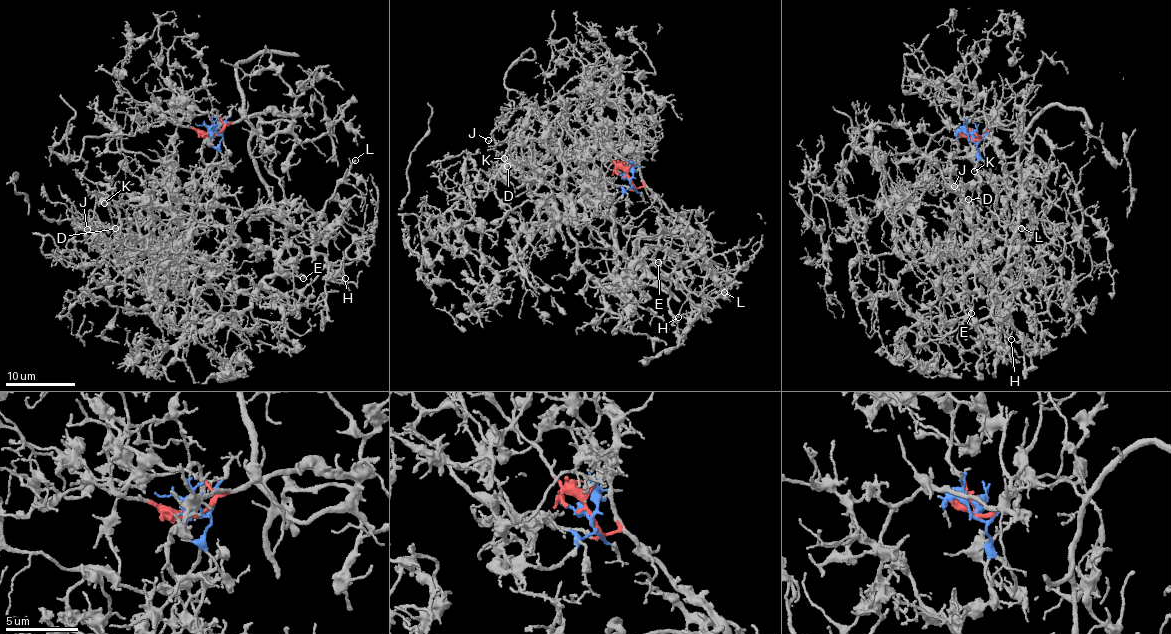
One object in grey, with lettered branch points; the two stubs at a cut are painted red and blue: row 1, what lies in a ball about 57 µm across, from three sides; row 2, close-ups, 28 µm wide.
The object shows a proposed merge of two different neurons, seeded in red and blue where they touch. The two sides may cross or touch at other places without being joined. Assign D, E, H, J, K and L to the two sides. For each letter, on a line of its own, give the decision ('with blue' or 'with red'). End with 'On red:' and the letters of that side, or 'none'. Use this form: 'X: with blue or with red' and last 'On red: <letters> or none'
D: with blue
E: with red
H: with red
J: with blue
K: with blue
L: with red
On red: E, H, L

